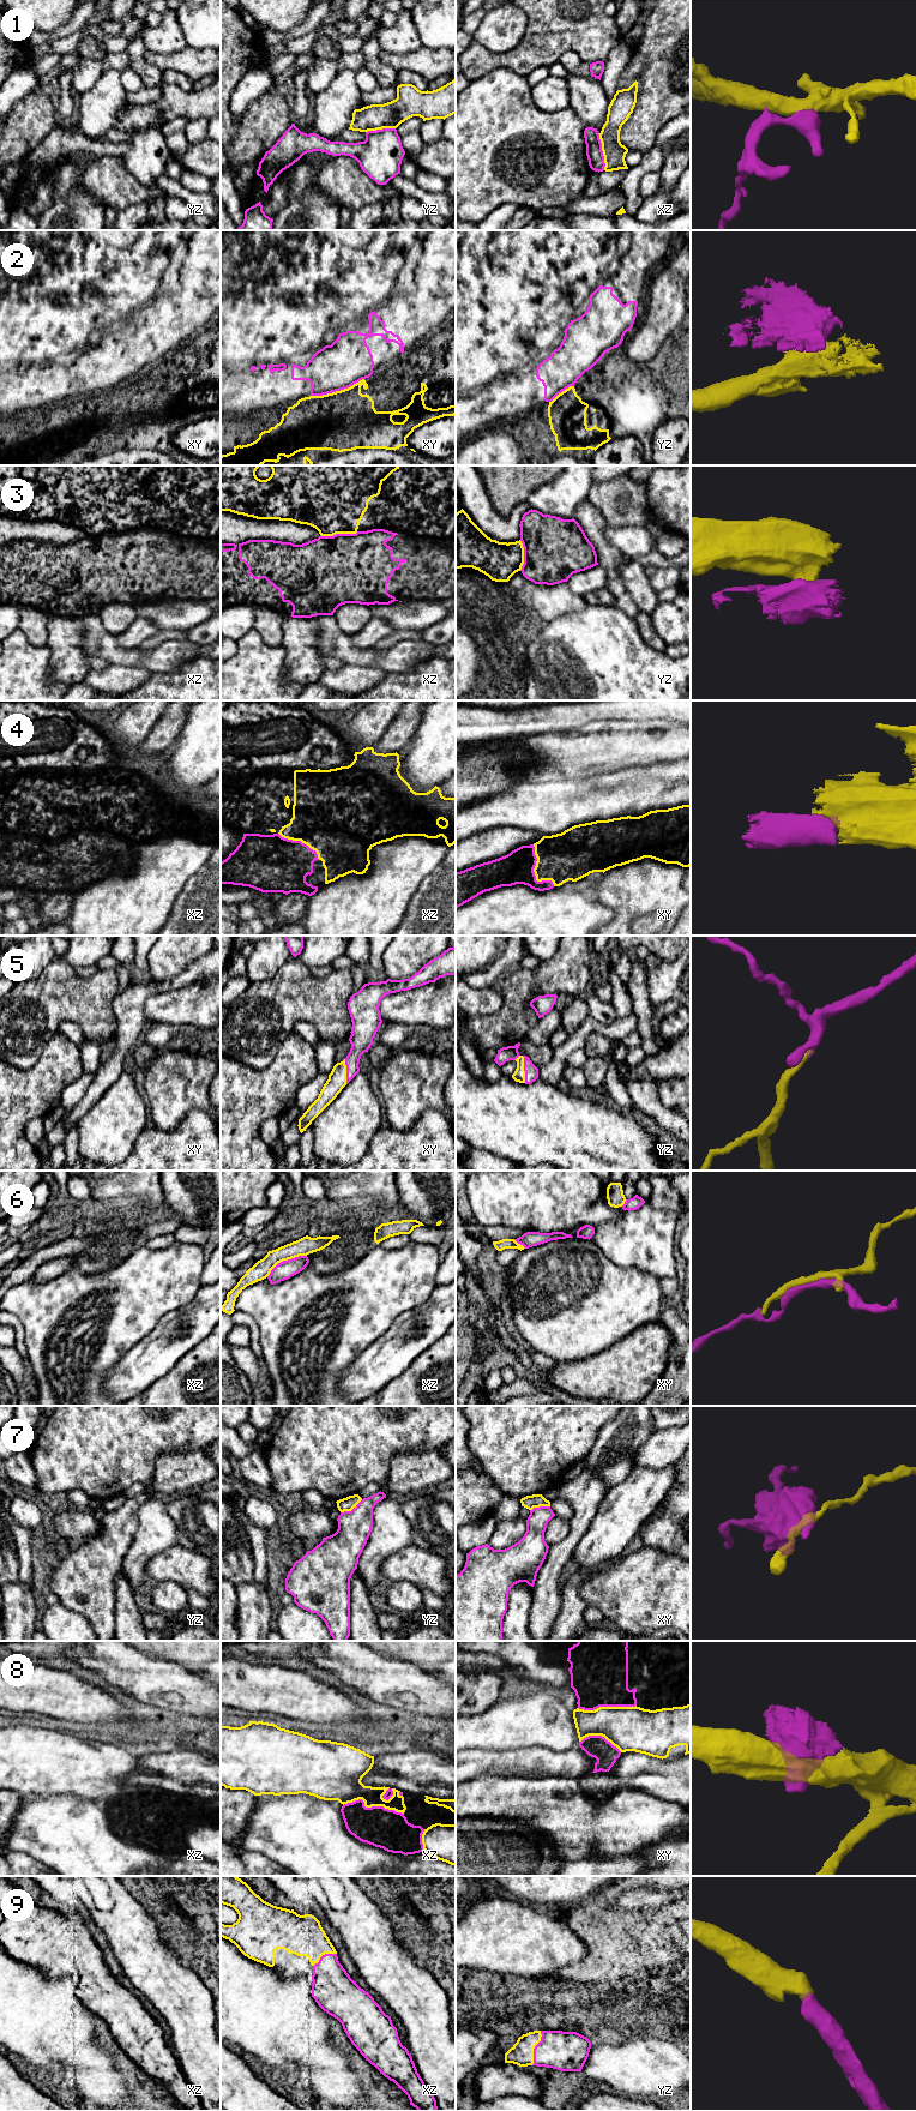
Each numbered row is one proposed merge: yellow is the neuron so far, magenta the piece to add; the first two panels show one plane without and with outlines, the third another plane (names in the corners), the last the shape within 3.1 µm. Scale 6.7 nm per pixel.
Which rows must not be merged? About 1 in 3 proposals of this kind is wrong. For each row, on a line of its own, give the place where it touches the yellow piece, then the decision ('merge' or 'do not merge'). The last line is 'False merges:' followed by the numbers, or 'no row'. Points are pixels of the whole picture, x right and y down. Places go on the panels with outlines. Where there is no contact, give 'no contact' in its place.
1: xz (602, 150) | do not merge
2: xy (337, 391) | merge
3: xz (338, 533) | do not merge
4: xy (534, 871) | do not merge
5: yz (523, 1069) | merge
6: xz (285, 1260) | merge
7: yz (351, 1509) | do not merge
8: xz (372, 1805) | do not merge
9: yz (534, 2048) | merge
False merges: 1, 3, 4, 7, 8

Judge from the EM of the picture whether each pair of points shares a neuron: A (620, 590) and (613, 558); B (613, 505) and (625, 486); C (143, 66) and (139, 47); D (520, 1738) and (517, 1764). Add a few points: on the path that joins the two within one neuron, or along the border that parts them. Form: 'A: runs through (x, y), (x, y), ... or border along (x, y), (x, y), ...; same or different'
A: runs through (615, 582), (613, 566); same
B: runs through (618, 500), (624, 494), (624, 491); same
C: runs through (139, 61), (139, 52); same
D: border along (548, 1749), (530, 1746), (492, 1751); different

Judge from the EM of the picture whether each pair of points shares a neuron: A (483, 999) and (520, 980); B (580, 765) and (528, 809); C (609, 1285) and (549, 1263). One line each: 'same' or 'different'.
A: different
B: different
C: same

